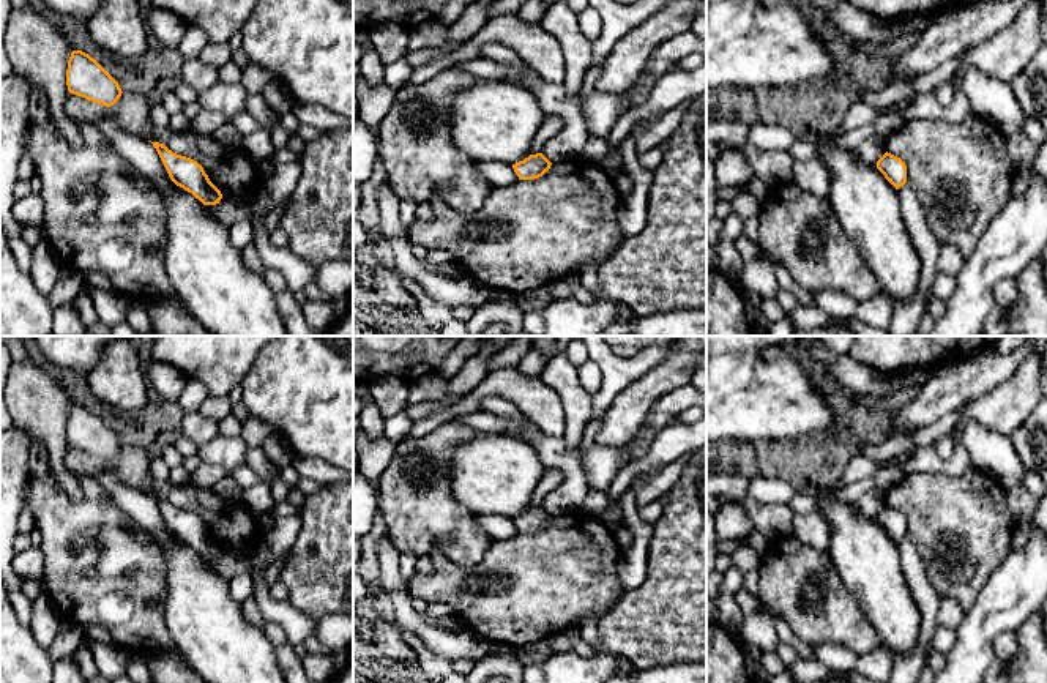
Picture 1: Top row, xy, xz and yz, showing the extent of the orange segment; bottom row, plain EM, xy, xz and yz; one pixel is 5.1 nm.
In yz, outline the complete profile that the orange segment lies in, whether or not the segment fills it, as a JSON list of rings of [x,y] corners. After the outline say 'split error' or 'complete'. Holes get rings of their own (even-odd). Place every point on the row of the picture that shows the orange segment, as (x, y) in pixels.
[[[885,153],[878,161],[877,161],[877,169],[885,175],[885,178],[896,188],[899,189],[907,183],[907,166],[905,162],[891,155]]]; complete

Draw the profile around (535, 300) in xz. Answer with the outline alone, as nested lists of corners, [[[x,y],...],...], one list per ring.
[[[549,284],[535,287],[528,292],[516,295],[517,304],[524,312],[542,312],[542,309],[552,303]]]

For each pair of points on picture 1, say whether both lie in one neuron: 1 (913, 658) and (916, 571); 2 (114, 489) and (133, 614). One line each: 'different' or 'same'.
1: same
2: different

